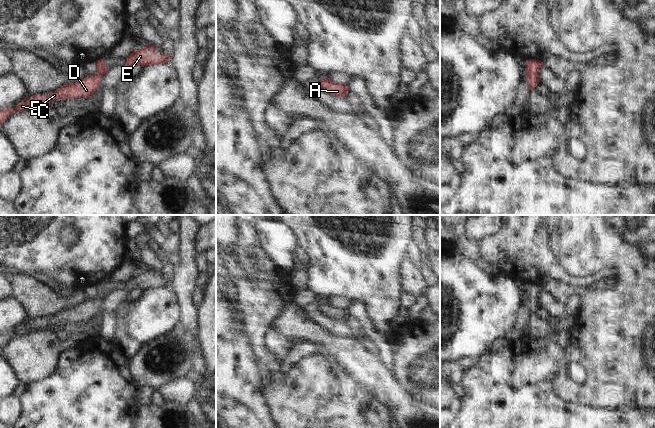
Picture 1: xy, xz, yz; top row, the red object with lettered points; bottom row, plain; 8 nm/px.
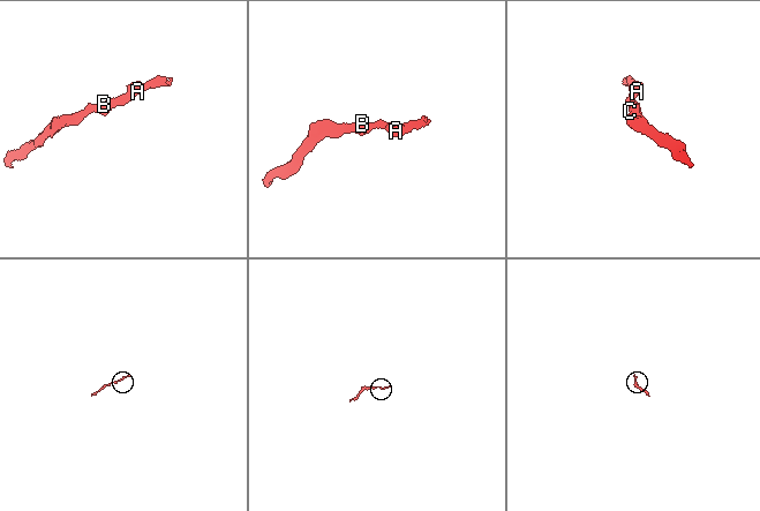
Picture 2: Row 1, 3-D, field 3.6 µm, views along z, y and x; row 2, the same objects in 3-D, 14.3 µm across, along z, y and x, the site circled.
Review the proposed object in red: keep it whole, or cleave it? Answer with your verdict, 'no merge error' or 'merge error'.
no merge error

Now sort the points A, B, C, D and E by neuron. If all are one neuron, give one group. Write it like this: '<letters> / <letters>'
A B C D E

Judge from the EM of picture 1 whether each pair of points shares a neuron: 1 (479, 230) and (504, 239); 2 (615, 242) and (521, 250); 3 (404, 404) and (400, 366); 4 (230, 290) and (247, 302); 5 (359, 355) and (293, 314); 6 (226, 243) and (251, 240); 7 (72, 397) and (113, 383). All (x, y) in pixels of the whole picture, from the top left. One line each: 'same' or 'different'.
1: different
2: different
3: different
4: different
5: same
6: different
7: same

